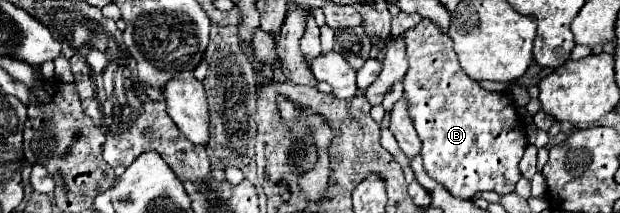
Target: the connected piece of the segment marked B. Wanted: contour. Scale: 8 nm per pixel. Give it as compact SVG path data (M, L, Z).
M422 19L402 35L408 55L408 71L402 81L408 115L422 141L426 173L456 197L472 197L478 191L506 195L514 191L520 169L518 161L528 145L526 127L520 125L516 107L506 93L486 91L466 77L456 61L450 37L438 33L432 21Z

